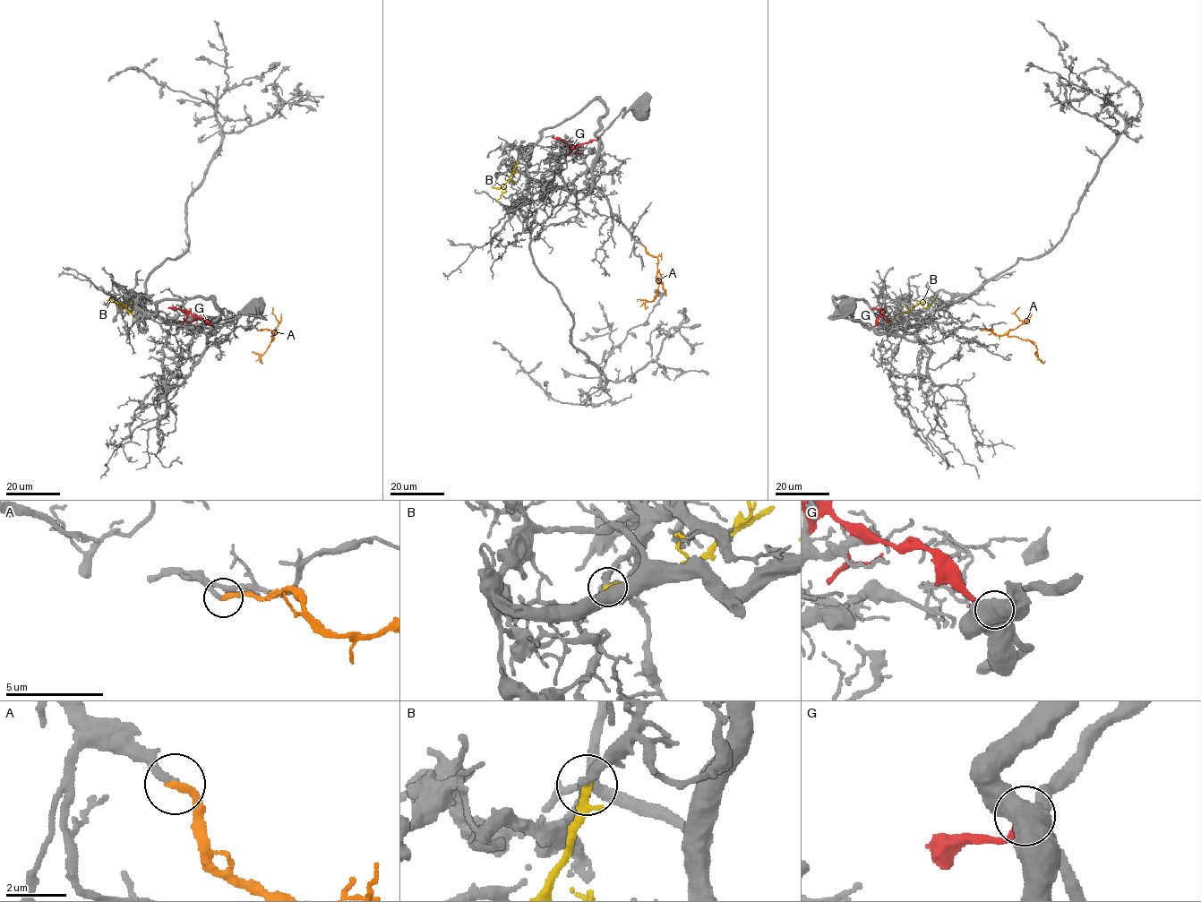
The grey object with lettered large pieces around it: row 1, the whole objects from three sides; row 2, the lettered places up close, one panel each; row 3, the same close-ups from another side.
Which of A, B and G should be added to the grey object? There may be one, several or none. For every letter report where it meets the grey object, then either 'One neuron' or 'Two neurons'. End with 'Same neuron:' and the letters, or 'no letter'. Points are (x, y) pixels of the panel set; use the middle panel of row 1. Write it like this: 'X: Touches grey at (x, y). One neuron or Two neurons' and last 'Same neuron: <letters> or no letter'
A: Touches grey at (643, 245). One neuron
B: Touches grey at (517, 161). Two neurons
G: Touches grey at (598, 138). Two neurons
Same neuron: A

